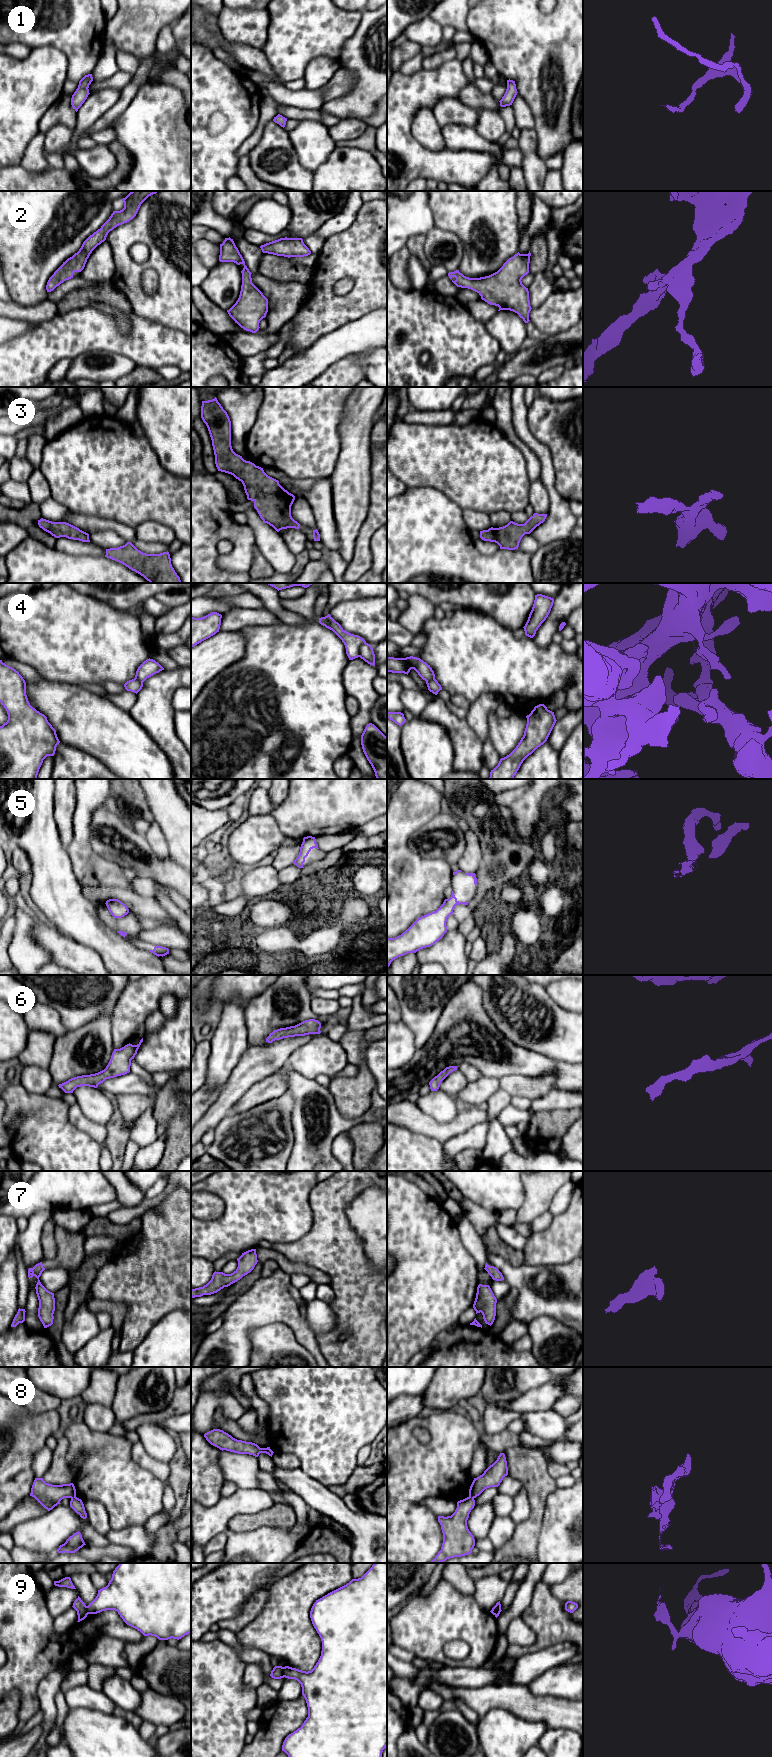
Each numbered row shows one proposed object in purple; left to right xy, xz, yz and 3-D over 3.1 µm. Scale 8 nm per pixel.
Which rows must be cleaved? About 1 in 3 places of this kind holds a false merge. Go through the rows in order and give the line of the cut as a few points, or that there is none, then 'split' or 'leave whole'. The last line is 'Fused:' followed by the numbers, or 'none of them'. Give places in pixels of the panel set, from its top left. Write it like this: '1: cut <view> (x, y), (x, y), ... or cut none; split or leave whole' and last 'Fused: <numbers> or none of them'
1: cut none; leave whole
2: cut none; leave whole
3: cut none; leave whole
4: cut xz (365, 642), (360, 647), (358, 656); split
5: cut none; leave whole
6: cut none; leave whole
7: cut none; leave whole
8: cut xy (75, 1496), (71, 1498); split
9: cut xz (284, 1667), (283, 1676); split
Fused: 4, 8, 9

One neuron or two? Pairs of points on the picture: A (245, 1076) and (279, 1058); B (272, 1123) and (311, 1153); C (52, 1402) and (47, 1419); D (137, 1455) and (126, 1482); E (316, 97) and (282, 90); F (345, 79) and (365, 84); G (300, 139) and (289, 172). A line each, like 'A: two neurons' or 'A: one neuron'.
A: one neuron
B: two neurons
C: two neurons
D: two neurons
E: one neuron
F: two neurons
G: two neurons

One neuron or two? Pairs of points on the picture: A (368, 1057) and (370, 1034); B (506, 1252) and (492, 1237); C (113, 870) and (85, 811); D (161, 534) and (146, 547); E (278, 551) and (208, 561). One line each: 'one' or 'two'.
A: two
B: one
C: one
D: two
E: two

